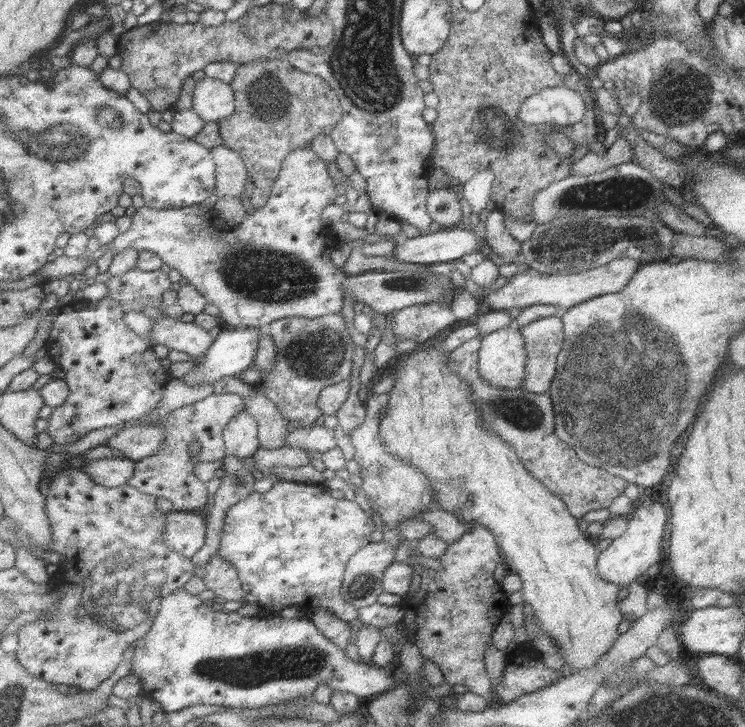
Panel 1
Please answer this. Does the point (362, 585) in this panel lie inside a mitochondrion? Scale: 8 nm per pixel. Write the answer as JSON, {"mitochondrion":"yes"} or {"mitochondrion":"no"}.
{"mitochondrion":"yes"}

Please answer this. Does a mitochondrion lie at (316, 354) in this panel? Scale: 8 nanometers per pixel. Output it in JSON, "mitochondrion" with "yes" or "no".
{"mitochondrion":"yes"}

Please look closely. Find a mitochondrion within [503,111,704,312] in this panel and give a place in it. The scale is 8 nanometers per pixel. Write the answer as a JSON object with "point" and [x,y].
{"point":[633,194]}

